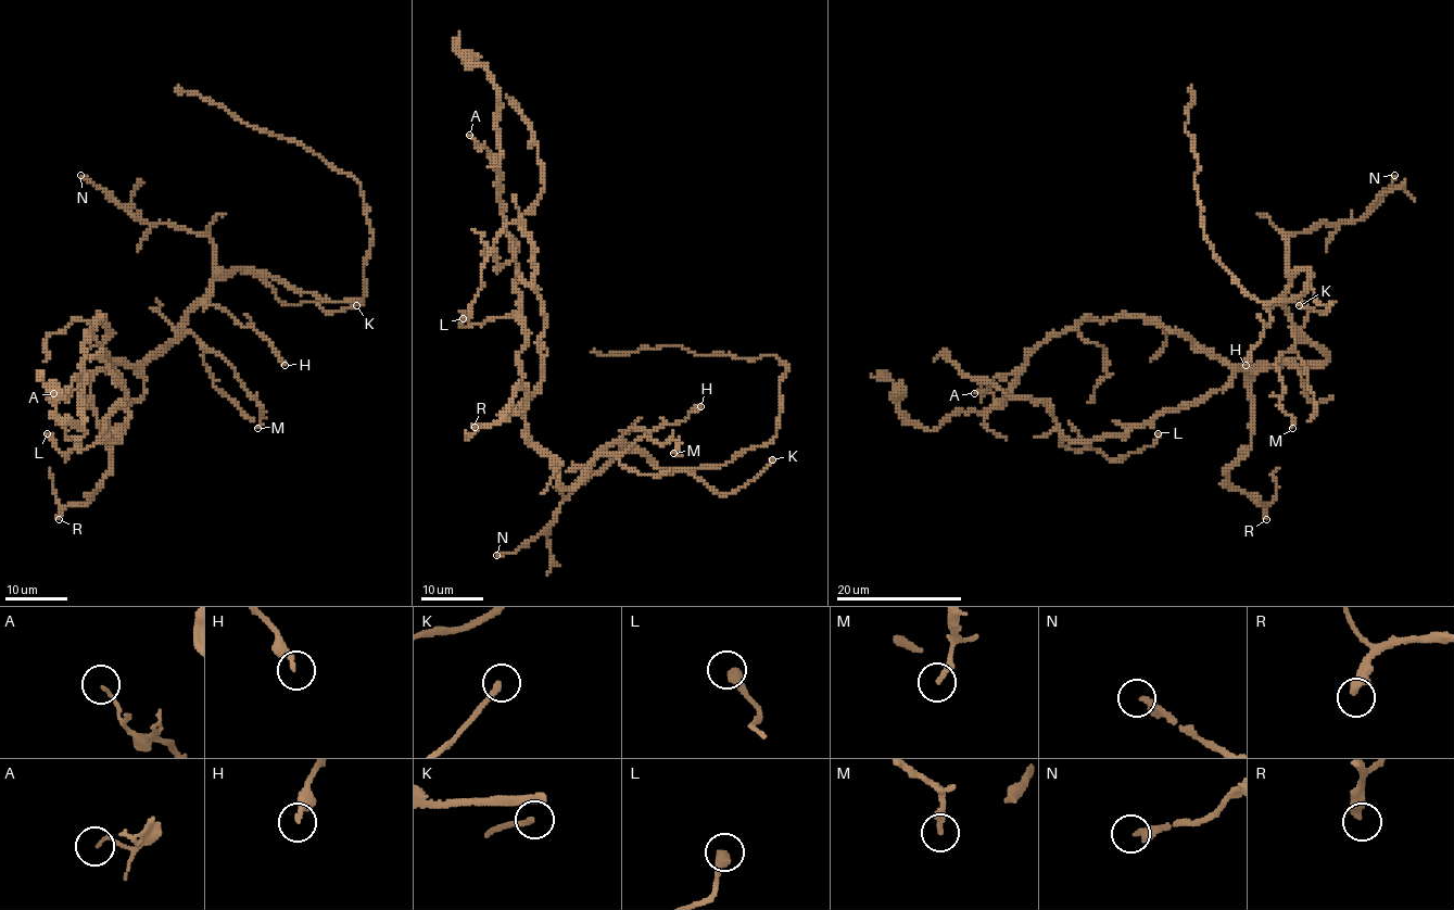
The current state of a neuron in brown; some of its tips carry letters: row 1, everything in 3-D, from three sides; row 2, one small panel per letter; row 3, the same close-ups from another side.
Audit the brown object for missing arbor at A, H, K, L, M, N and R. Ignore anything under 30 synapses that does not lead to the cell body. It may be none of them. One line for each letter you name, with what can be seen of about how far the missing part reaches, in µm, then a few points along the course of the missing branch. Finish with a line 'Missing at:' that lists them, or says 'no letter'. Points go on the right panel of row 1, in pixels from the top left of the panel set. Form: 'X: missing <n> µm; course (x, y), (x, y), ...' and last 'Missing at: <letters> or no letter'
K: missing 40 µm; course (1299, 305), (1284, 304), (1281, 308), (1287, 321), (1281, 329), (1275, 371), (1267, 487)
Missing at: K

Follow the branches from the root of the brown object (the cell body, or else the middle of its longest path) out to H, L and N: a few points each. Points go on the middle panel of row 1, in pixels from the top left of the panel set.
H: (589, 470), (592, 462), (628, 430), (644, 428), (652, 433), (661, 425), (683, 421), (700, 406)
L: (589, 470), (567, 490), (528, 434), (545, 308), (532, 240), (515, 223), (494, 240), (463, 318)
N: (589, 470), (592, 462), (614, 442), (630, 447), (581, 480), (542, 532), (514, 552), (496, 555)

